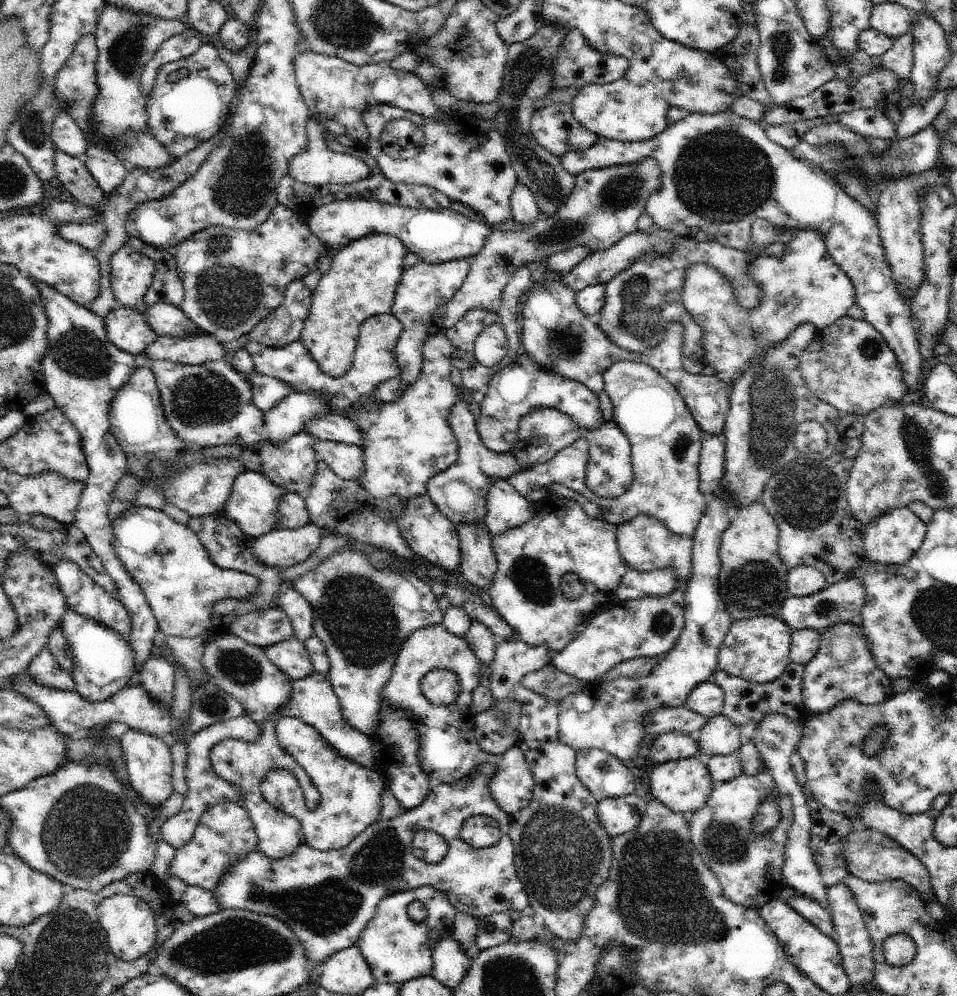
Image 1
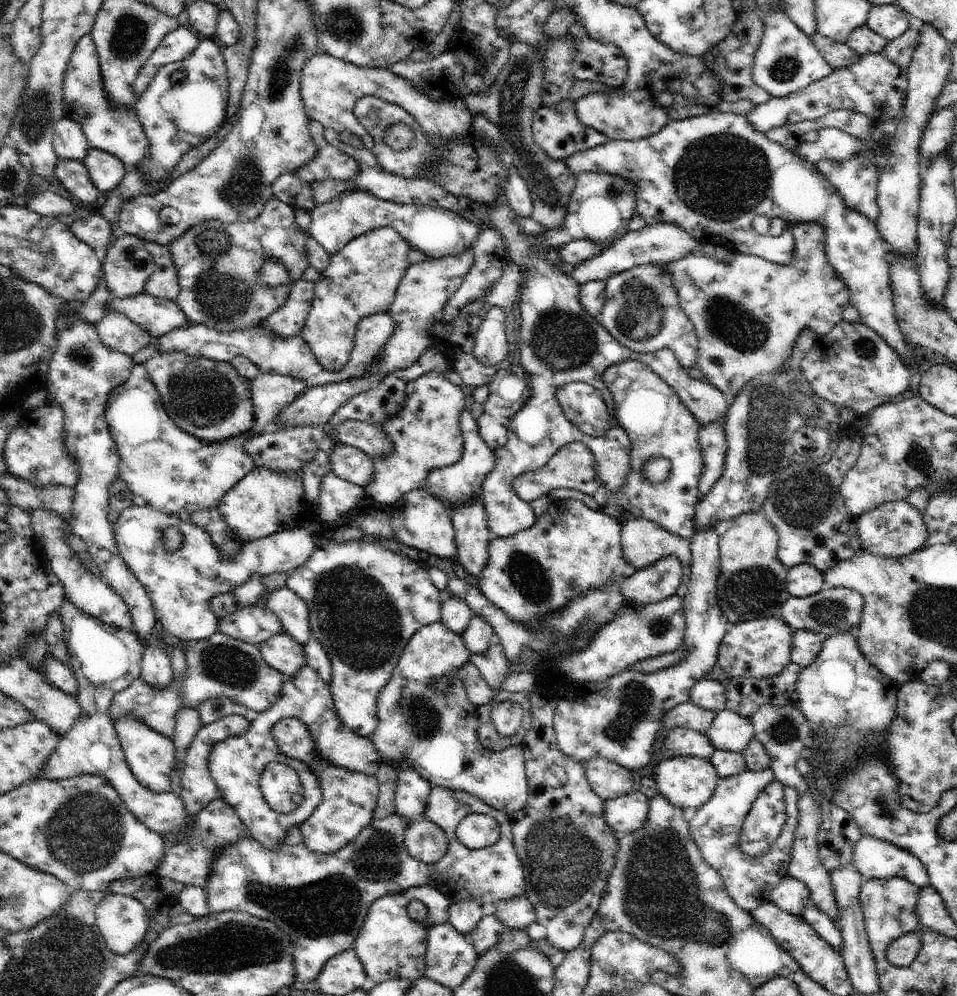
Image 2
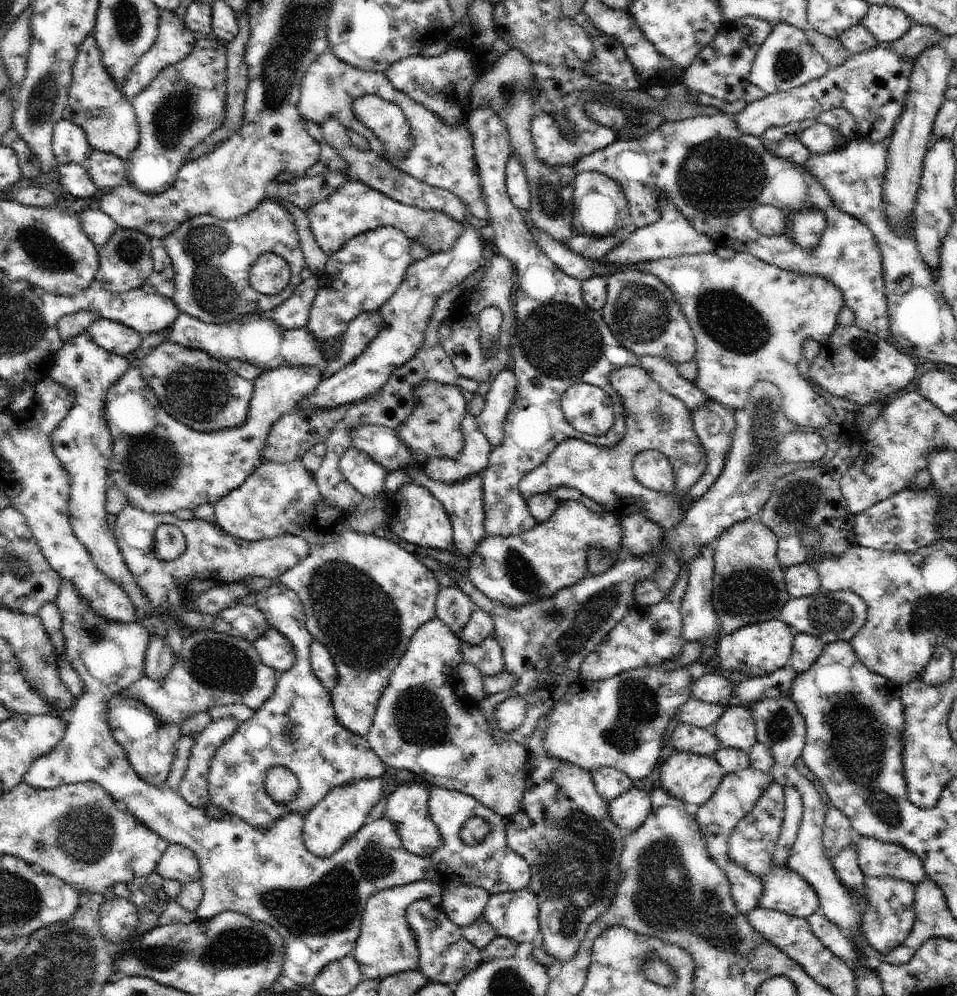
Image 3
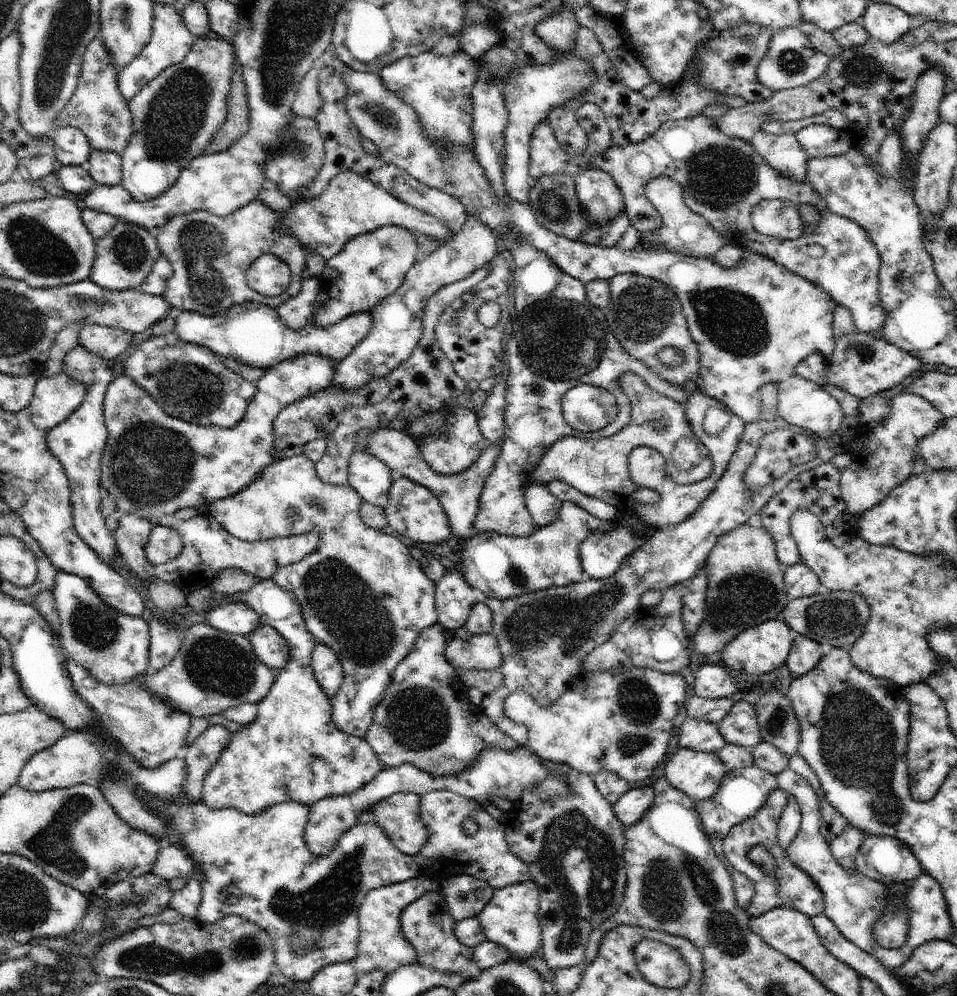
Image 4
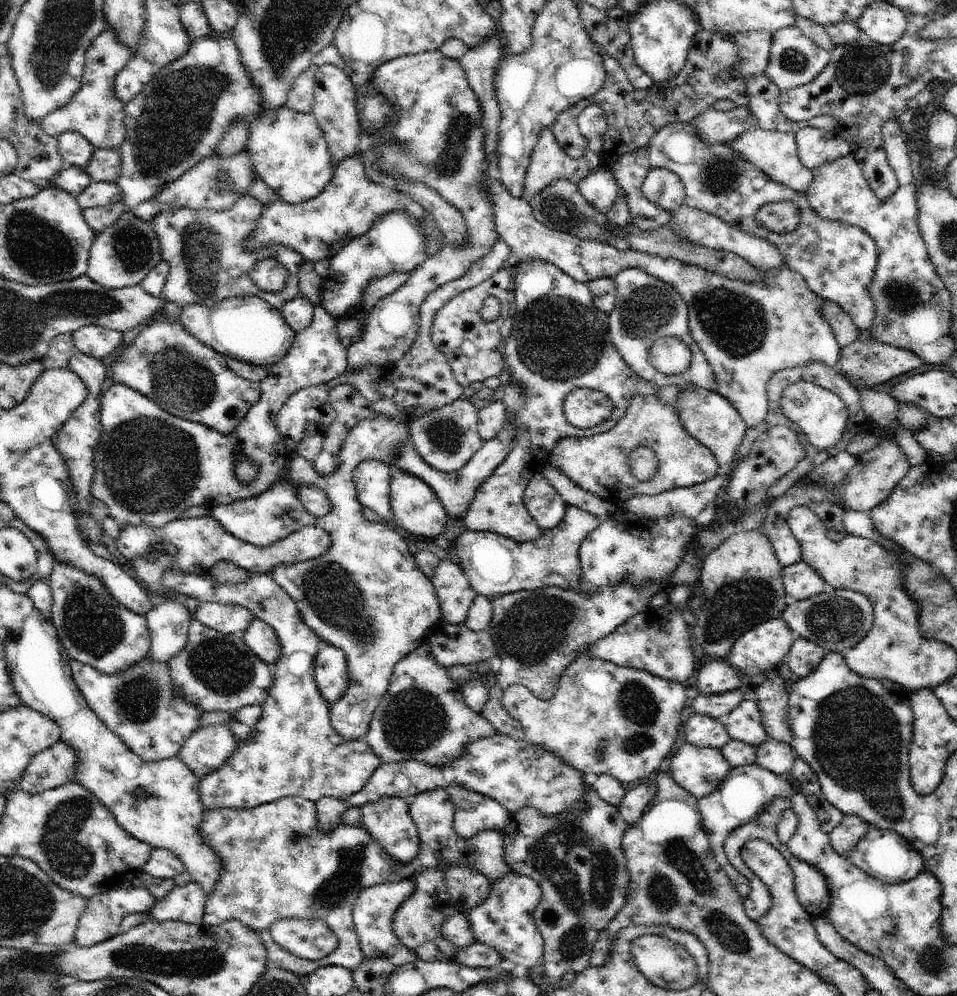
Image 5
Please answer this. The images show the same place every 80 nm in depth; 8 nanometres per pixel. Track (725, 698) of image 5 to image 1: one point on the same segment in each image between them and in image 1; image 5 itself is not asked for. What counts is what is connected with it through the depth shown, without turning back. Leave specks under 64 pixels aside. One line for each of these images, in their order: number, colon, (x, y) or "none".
1: (681, 719)
2: (686, 715)
3: (693, 712)
4: (713, 711)

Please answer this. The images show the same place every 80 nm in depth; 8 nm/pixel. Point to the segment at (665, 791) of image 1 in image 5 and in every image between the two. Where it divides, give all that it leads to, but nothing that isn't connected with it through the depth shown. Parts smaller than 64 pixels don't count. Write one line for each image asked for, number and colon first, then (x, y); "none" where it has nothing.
2: (684, 781)
3: (692, 778)
4: (698, 774)
5: (700, 771)

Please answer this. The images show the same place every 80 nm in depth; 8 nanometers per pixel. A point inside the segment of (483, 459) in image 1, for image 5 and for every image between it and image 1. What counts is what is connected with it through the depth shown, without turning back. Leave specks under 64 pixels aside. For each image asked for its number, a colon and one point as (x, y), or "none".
2: (460, 483)
3: (474, 459)
4: (457, 447)
5: (447, 438)

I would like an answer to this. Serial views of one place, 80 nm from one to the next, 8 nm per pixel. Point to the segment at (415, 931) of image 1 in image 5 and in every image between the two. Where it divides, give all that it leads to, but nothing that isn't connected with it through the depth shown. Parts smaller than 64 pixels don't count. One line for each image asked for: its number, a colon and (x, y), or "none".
2: (390, 945)
3: (387, 945)
4: (382, 946)
5: (374, 910)

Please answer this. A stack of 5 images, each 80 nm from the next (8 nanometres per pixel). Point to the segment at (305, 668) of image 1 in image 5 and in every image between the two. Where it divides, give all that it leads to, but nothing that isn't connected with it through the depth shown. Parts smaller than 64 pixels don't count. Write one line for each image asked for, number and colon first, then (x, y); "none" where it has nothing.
2: (283, 652)
3: (275, 650)
4: (270, 646)
5: (261, 638)

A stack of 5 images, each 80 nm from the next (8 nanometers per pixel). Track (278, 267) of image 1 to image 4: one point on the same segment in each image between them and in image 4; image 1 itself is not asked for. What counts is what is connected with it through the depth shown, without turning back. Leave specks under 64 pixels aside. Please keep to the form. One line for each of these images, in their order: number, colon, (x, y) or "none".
2: (218, 265)
3: (212, 258)
4: (210, 255)

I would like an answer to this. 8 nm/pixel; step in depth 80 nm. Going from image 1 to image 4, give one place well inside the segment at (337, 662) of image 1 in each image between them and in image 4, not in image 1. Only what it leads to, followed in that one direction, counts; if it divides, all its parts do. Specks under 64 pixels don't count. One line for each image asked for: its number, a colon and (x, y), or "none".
2: (365, 603)
3: (364, 597)
4: (362, 594)

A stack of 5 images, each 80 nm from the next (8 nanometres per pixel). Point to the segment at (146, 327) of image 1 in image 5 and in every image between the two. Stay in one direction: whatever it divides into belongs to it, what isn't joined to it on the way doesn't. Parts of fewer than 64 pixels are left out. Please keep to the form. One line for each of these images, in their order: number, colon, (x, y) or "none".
2: (116, 330)
3: (115, 337)
4: (107, 342)
5: (103, 343)

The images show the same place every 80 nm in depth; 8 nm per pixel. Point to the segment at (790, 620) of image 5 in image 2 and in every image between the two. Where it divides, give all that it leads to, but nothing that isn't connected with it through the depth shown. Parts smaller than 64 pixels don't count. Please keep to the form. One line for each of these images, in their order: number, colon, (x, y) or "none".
2: (837, 610)
3: (832, 616)
4: (836, 619)

